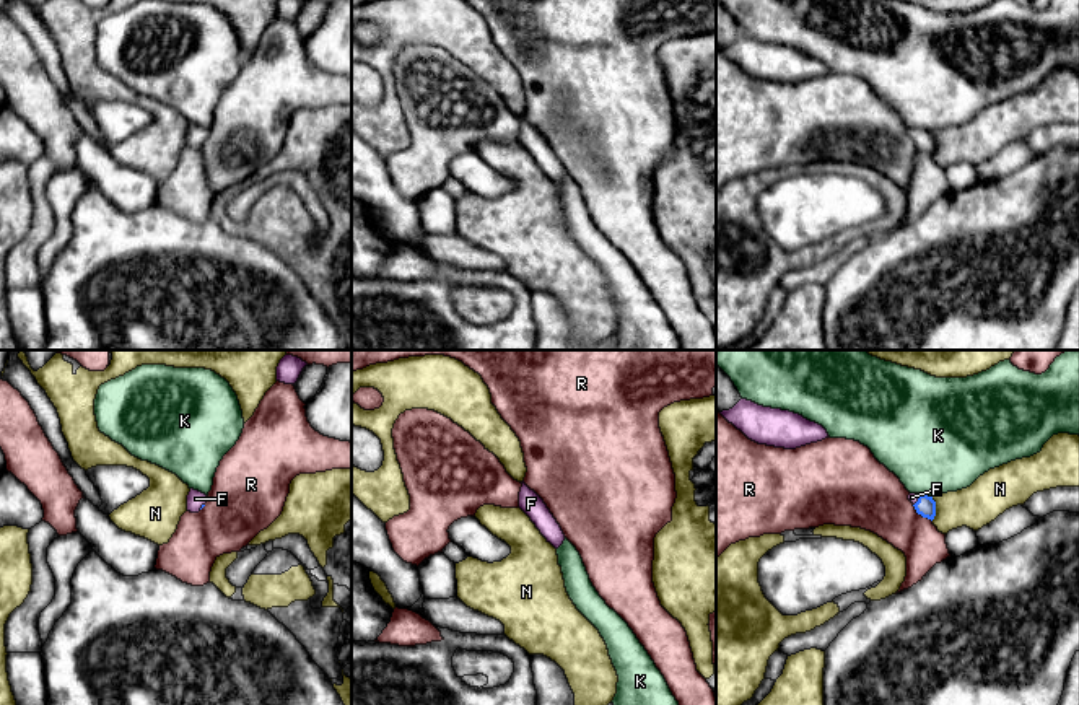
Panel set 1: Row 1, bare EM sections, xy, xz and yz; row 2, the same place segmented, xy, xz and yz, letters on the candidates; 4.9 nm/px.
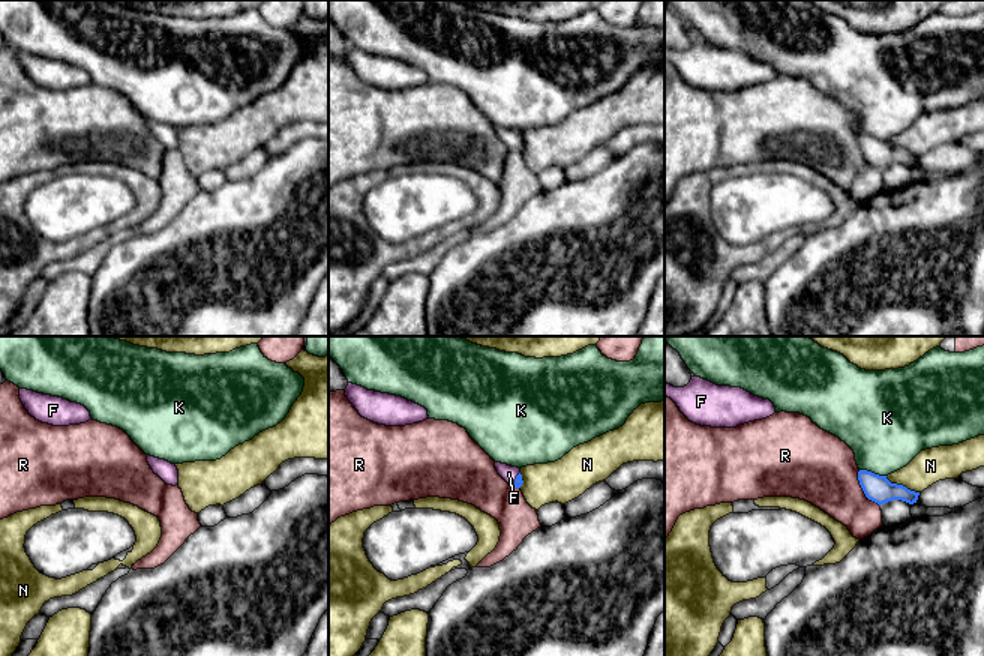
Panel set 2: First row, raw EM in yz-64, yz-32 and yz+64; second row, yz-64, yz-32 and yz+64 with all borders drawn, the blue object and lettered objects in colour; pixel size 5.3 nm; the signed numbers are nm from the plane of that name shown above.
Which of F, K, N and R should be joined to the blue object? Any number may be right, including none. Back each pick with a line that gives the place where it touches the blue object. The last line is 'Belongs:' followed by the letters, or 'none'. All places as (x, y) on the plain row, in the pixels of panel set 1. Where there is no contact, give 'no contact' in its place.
F: yz (918, 135)
Belongs: F

